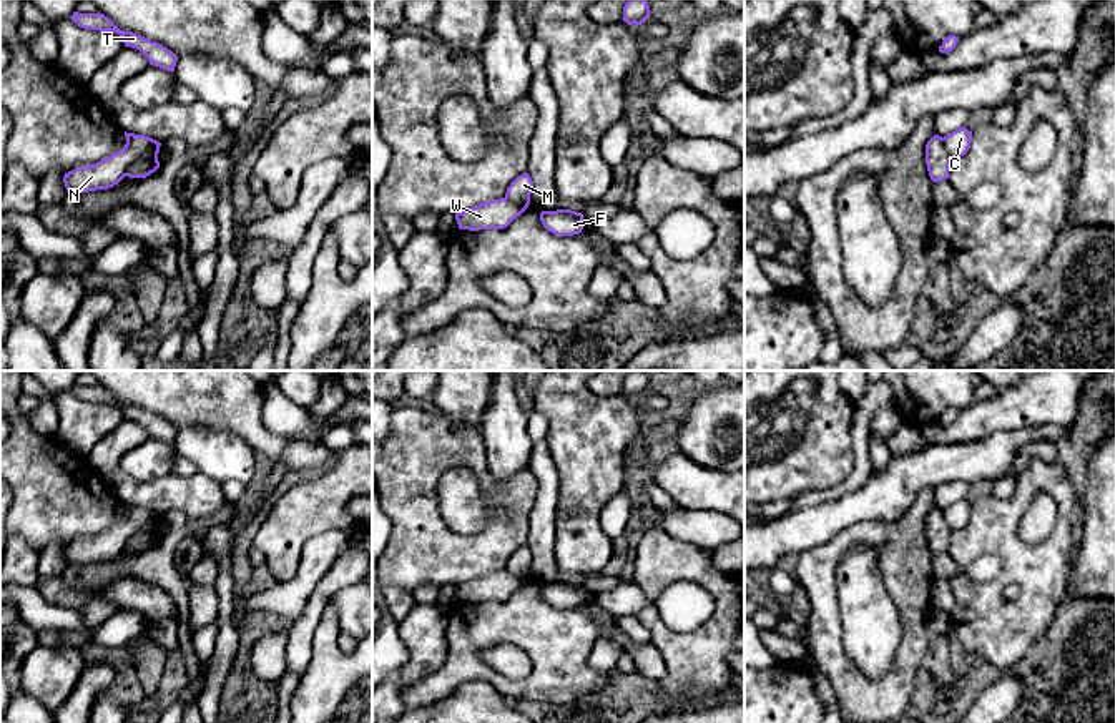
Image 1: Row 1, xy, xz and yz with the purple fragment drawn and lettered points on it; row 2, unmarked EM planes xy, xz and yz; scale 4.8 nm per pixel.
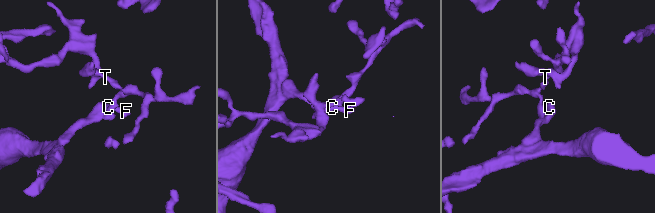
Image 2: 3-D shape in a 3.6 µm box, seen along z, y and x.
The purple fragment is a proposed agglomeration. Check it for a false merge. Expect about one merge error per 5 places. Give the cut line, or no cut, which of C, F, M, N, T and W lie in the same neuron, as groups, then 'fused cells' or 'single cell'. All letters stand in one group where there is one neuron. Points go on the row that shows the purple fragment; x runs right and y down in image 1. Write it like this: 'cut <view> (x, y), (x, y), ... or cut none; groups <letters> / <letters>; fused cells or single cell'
cut xy (158, 148), (143, 152), (123, 175); groups C F N W / M T; fused cells

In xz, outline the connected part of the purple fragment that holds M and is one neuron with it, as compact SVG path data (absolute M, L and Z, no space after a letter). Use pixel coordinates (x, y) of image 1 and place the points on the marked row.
M528 173L517 176L507 188L505 198L515 203L530 204L533 181Z

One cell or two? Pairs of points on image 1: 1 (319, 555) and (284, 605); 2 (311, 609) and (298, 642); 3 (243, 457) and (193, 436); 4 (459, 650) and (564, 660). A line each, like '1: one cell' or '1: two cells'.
1: one cell
2: one cell
3: one cell
4: one cell

